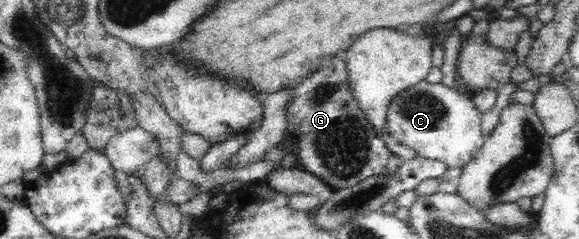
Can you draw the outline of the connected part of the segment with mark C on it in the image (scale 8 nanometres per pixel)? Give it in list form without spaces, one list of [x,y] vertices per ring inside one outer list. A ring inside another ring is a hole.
[[[425,79],[401,91],[387,107],[387,128],[393,138],[425,159],[442,161],[448,167],[459,169],[475,157],[486,139],[481,129],[481,118],[471,95]]]

